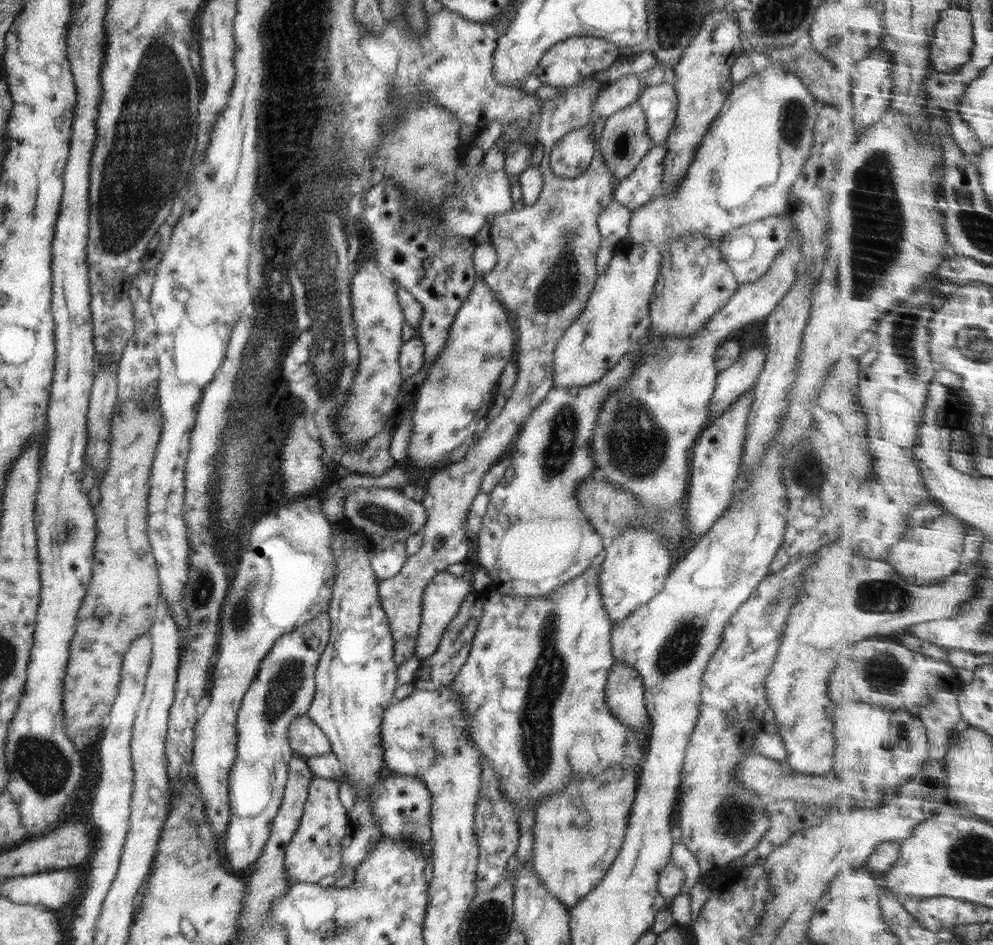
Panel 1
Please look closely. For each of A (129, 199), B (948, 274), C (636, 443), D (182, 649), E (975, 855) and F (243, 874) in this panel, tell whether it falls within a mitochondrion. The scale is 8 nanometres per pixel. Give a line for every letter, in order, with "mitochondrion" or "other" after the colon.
A: mitochondrion
B: other
C: mitochondrion
D: other
E: mitochondrion
F: other

